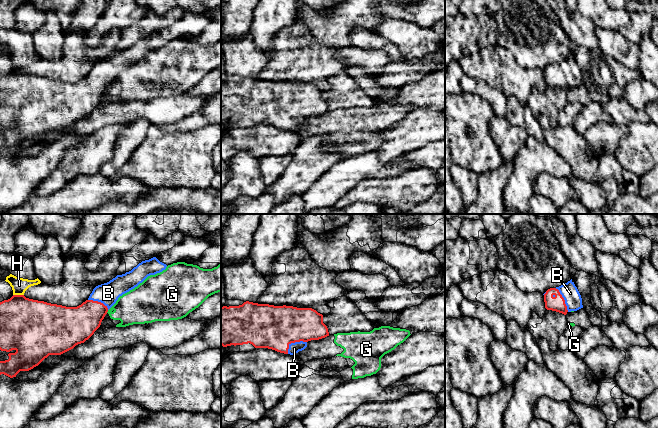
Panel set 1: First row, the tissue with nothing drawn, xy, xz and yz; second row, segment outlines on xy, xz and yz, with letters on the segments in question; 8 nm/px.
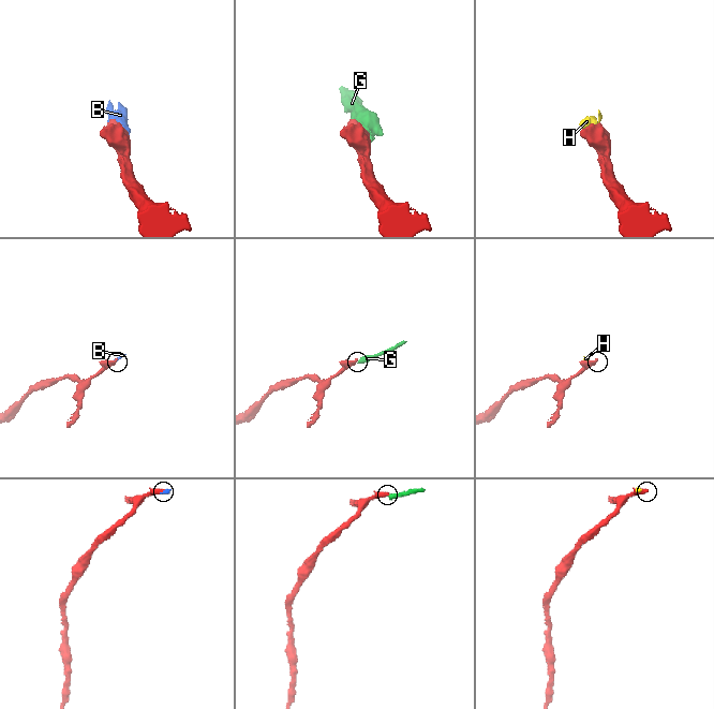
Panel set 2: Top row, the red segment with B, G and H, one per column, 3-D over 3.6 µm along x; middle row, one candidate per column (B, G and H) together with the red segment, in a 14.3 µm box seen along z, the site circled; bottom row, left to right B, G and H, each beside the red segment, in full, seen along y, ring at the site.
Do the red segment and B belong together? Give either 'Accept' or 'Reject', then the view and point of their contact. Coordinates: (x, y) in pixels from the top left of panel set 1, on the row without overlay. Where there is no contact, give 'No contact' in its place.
Accept. Touches red at xz (293, 118)

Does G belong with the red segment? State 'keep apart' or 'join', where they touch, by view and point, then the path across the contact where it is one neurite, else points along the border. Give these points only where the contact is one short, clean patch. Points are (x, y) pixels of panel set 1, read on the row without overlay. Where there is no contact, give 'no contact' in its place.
keep apart | xy (107, 87) | along xy (108, 86), (106, 88)

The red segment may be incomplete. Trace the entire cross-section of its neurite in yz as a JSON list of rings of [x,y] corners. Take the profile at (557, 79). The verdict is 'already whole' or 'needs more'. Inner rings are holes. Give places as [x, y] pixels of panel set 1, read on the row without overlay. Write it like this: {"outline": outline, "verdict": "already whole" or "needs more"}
{"outline": [[[572,55],[559,63],[548,65],[543,71],[547,86],[566,91],[583,84],[581,71]]], "verdict": "needs more"}

